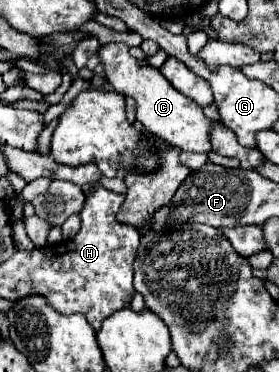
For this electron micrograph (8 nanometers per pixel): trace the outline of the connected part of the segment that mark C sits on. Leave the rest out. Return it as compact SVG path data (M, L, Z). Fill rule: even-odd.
M109 43L99 49L99 57L105 65L105 75L109 79L109 85L115 87L125 97L133 97L137 103L137 121L151 133L155 133L159 139L167 141L169 145L193 151L193 153L211 153L211 121L203 115L203 109L193 101L181 95L171 83L161 75L159 69L147 65L141 67L137 59L129 55L129 47L125 43Z

